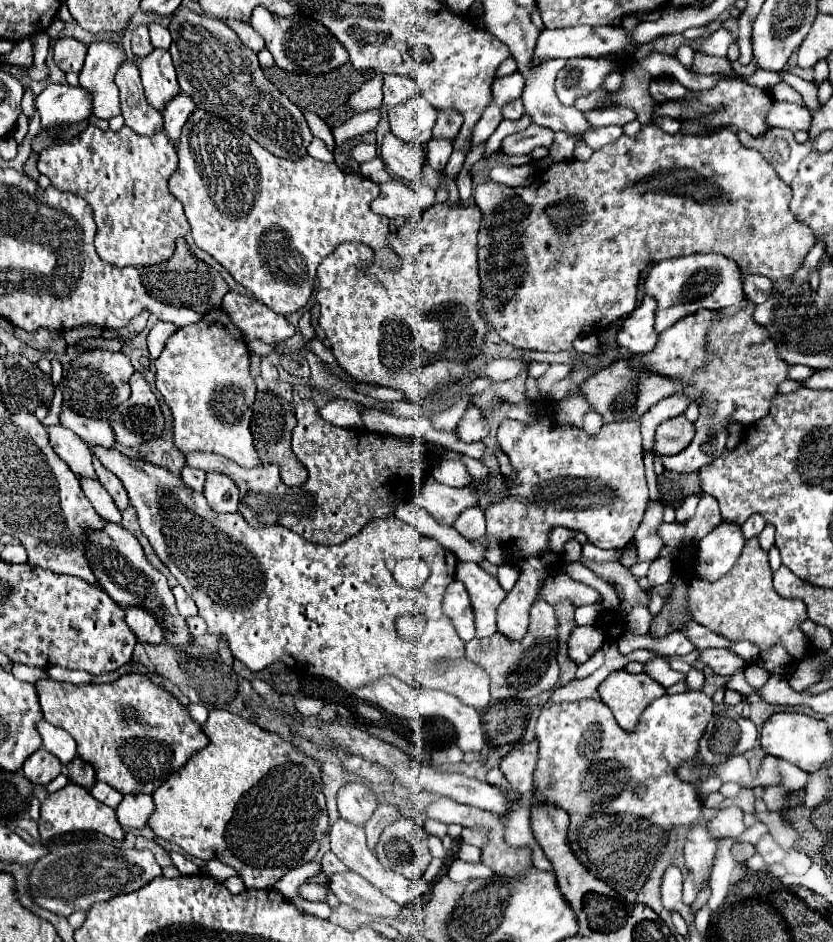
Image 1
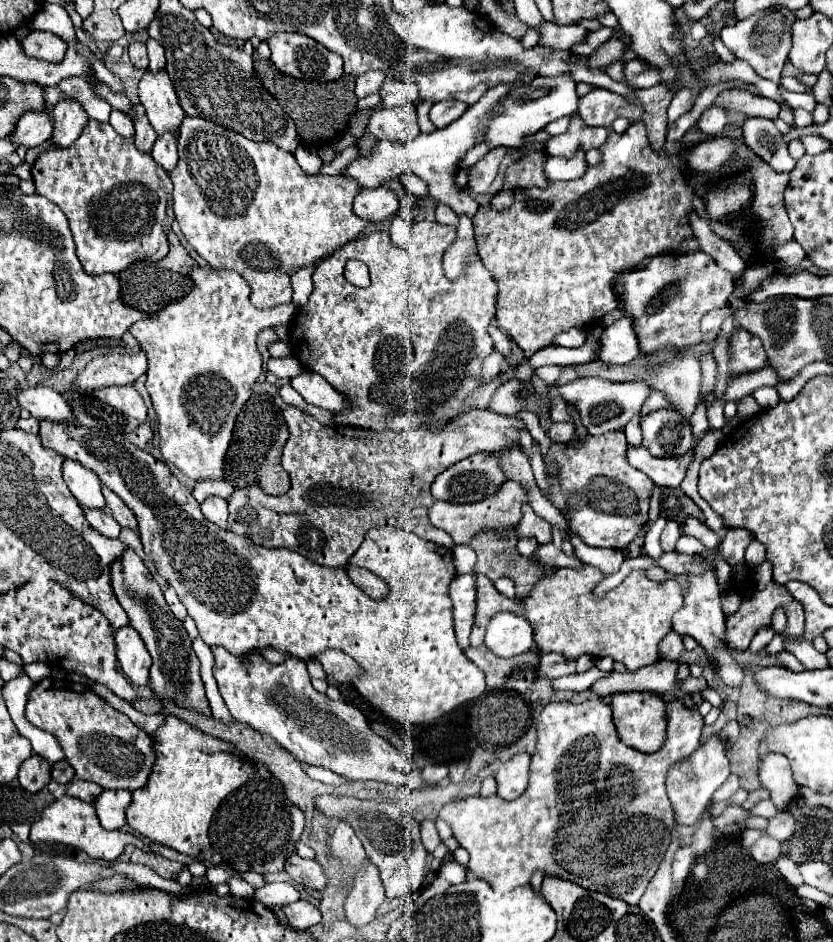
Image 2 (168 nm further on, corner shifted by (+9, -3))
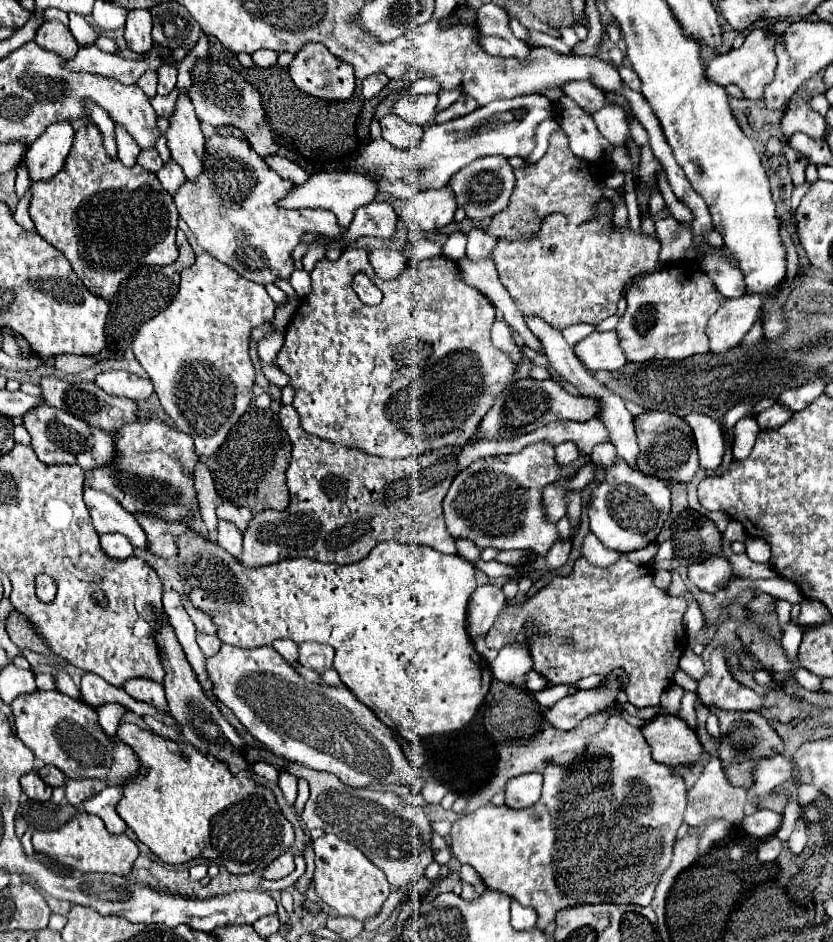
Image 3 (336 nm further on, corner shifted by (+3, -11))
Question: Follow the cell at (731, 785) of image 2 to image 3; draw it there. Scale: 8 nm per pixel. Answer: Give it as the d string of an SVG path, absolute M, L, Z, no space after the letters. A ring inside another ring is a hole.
M712 756L710 762L706 764L702 776L698 778L698 782L688 790L688 806L686 806L684 822L690 824L692 828L704 824L710 818L722 818L722 820L728 820L730 824L740 824L744 820L744 812L742 812L744 802L746 802L746 788L732 786L726 780L726 774L724 774L724 768L720 764L720 758Z

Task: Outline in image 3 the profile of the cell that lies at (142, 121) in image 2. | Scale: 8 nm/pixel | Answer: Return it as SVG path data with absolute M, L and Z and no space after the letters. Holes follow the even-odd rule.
M146 148L138 154L138 164L144 166L146 170L150 170L150 172L158 172L162 168L162 158L156 152L156 148Z

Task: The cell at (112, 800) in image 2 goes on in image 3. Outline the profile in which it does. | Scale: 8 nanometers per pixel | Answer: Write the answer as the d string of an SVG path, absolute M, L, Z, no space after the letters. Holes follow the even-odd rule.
M110 786L110 788L104 788L100 794L92 796L90 800L86 800L84 810L98 816L98 818L102 818L108 832L122 834L128 826L116 812L116 804L118 804L120 798L122 798L122 788L112 788Z

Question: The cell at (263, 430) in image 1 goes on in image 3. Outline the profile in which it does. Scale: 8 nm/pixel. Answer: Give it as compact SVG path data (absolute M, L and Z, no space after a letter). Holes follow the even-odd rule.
M250 406L250 410L230 430L220 450L210 458L202 458L202 462L212 472L220 498L236 502L238 506L246 506L250 512L260 512L262 508L286 510L290 496L284 472L290 464L290 452L292 442L286 430L278 424L278 416Z

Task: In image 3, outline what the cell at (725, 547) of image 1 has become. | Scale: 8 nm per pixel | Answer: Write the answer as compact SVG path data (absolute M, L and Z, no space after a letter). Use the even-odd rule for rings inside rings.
M718 646L710 654L710 670L698 682L698 698L702 704L724 710L758 710L760 706L776 704L776 694L768 692L764 698L748 686L742 686L730 672L726 660L726 646Z

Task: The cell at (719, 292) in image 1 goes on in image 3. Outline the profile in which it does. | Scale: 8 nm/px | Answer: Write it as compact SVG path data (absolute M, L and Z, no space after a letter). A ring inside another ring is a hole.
M682 264L636 278L626 292L626 302L628 308L620 318L616 332L628 362L684 360L710 350L706 324L724 304L724 296L702 268L696 264Z

